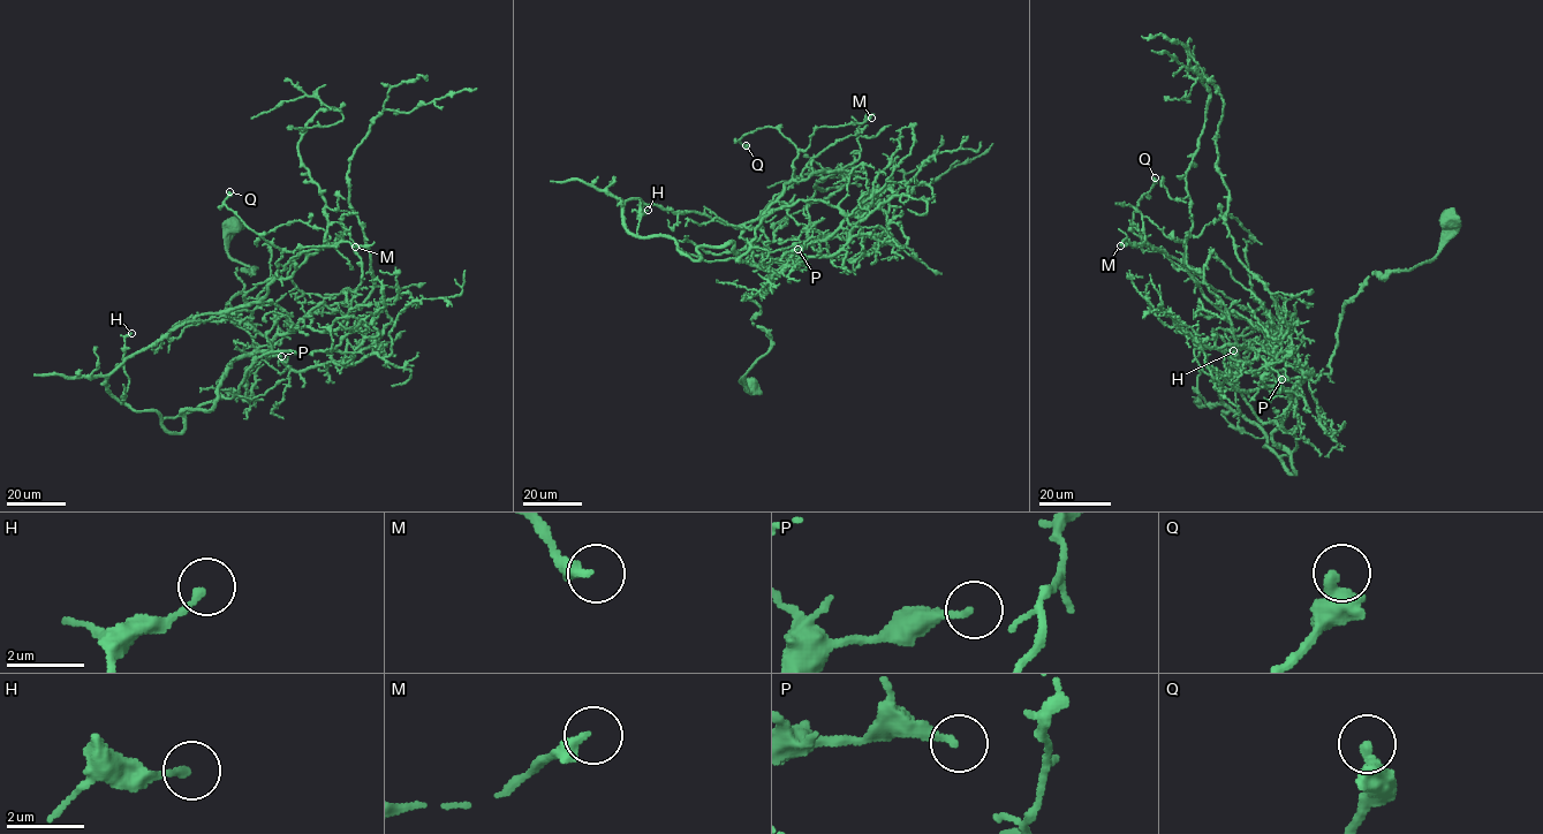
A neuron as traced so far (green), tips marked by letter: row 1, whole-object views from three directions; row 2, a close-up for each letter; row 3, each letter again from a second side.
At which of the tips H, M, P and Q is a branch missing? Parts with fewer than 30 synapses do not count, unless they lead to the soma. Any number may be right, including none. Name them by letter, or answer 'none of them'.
none of them

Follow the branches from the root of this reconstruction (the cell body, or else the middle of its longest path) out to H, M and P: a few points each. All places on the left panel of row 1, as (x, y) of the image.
H: (235, 226), (227, 255), (254, 270), (227, 311), (257, 351), (216, 403), (120, 403), (131, 333)
M: (235, 226), (227, 255), (254, 270), (227, 311), (256, 353), (251, 312), (228, 312), (281, 254), (355, 247)
P: (235, 226), (227, 255), (254, 270), (227, 311), (257, 351), (181, 411), (251, 400), (246, 371), (281, 356)

